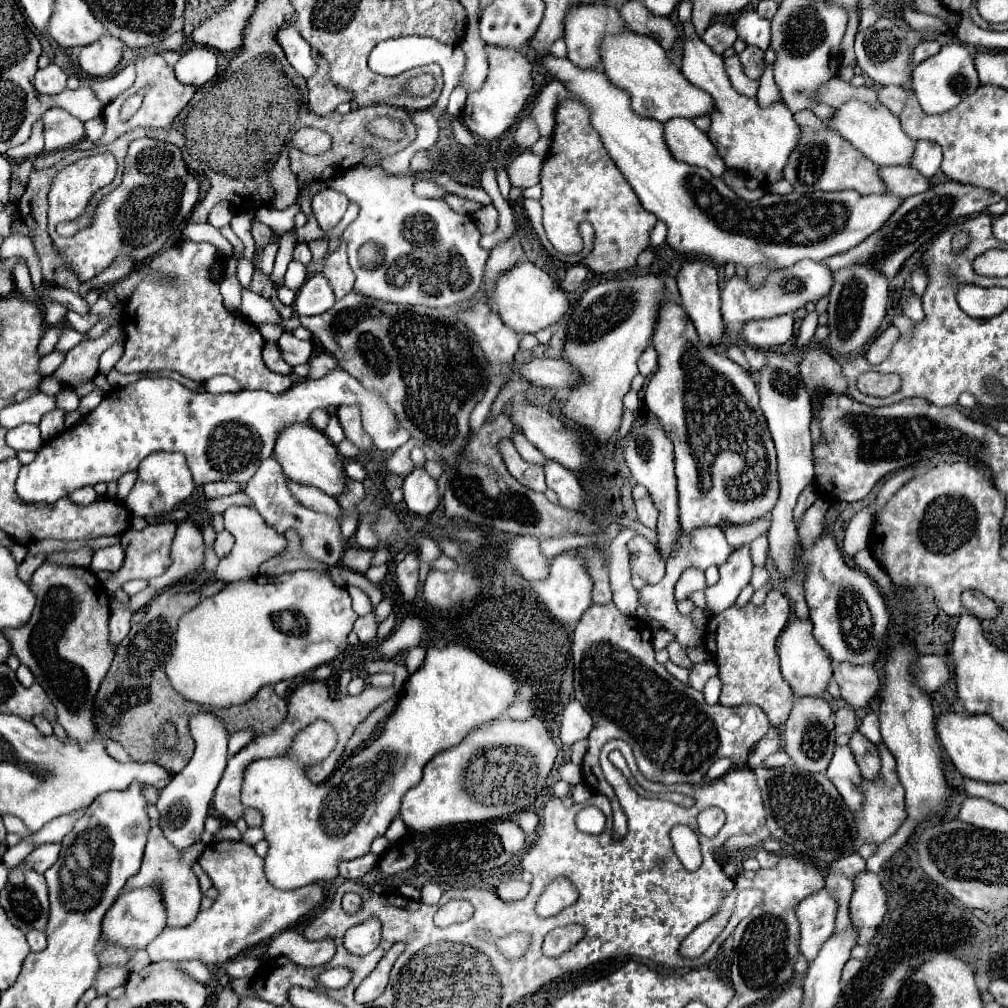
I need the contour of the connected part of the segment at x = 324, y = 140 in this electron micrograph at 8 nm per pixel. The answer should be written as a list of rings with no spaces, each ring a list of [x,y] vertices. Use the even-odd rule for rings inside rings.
[[[302,128],[294,134],[292,138],[292,146],[300,148],[306,154],[322,154],[330,148],[330,136],[322,130],[314,130],[314,128]]]

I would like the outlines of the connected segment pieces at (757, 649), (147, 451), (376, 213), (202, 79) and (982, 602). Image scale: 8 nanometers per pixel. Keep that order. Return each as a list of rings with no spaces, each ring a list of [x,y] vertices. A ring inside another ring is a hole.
[[[771,590],[762,606],[754,606],[752,602],[738,608],[730,606],[720,614],[712,614],[708,618],[702,642],[704,648],[714,656],[714,662],[720,670],[722,680],[722,706],[742,706],[756,704],[764,710],[772,726],[782,726],[792,712],[792,690],[784,682],[778,666],[776,638],[784,630],[790,614],[790,604],[779,591]]]
[[[334,368],[318,380],[300,382],[282,394],[270,394],[264,390],[228,394],[190,392],[176,380],[144,376],[128,386],[108,392],[100,406],[80,424],[46,442],[34,462],[20,468],[16,494],[24,502],[52,504],[84,486],[118,480],[122,474],[136,470],[152,452],[186,454],[194,482],[198,484],[216,480],[246,484],[258,470],[260,462],[270,458],[280,428],[294,422],[304,424],[312,410],[342,404],[362,406],[364,430],[372,436],[378,450],[394,452],[410,440],[410,434],[398,428],[388,404],[376,392],[360,386],[360,382],[342,368]]]
[[[364,164],[346,170],[342,176],[328,182],[336,190],[344,192],[352,202],[360,206],[358,218],[344,230],[342,238],[348,242],[348,258],[354,270],[356,282],[354,292],[362,296],[370,296],[390,304],[404,306],[430,306],[430,308],[446,308],[458,302],[472,298],[480,284],[482,272],[488,258],[488,252],[480,248],[480,232],[470,216],[456,214],[448,208],[444,200],[418,198],[412,192],[412,178],[394,178],[382,174],[382,168],[368,168]]]
[[[196,46],[196,48],[182,54],[182,58],[174,66],[174,72],[182,84],[202,86],[216,76],[218,56],[212,48]]]
[[[966,590],[962,594],[962,602],[968,614],[974,614],[980,620],[988,620],[988,618],[996,618],[998,616],[998,606],[986,598],[984,594],[976,592],[976,590]]]

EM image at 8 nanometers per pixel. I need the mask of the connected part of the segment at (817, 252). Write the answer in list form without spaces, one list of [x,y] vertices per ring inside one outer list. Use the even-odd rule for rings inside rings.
[[[542,56],[542,68],[546,70],[548,76],[562,82],[566,90],[574,96],[574,100],[578,100],[590,112],[592,128],[600,134],[602,144],[608,150],[610,158],[614,160],[618,170],[624,174],[628,184],[634,188],[642,206],[668,226],[666,242],[678,252],[698,254],[718,264],[734,262],[734,264],[744,264],[746,268],[750,268],[752,264],[764,262],[764,264],[770,264],[772,268],[788,268],[804,258],[824,260],[824,258],[842,254],[858,246],[870,234],[880,230],[886,224],[886,220],[896,212],[896,208],[902,204],[902,198],[892,192],[860,196],[854,190],[814,192],[814,194],[804,194],[804,196],[800,196],[798,192],[792,192],[788,196],[766,194],[756,202],[744,202],[736,198],[736,194],[724,184],[722,178],[714,178],[704,168],[674,160],[664,142],[662,124],[634,114],[630,108],[628,92],[614,86],[602,70],[598,68],[582,70],[568,58],[556,58],[556,56]]]

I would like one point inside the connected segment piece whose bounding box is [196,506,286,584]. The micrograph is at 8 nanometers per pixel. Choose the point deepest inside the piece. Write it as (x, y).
(255, 542)

